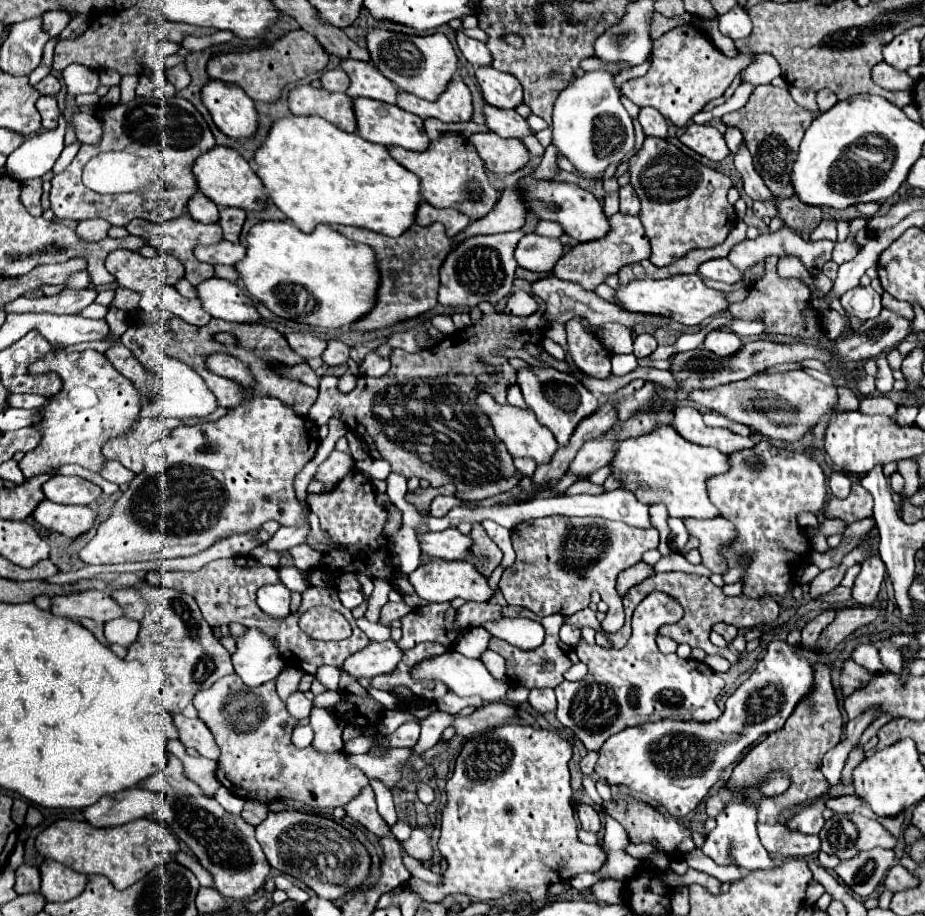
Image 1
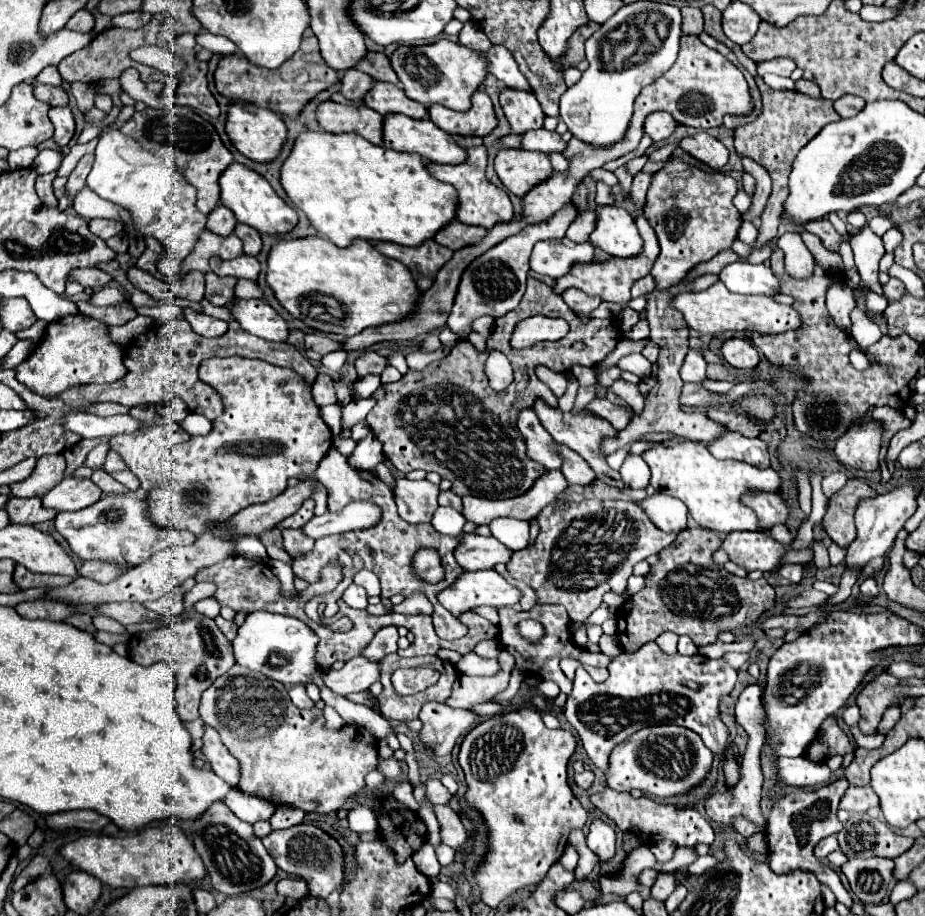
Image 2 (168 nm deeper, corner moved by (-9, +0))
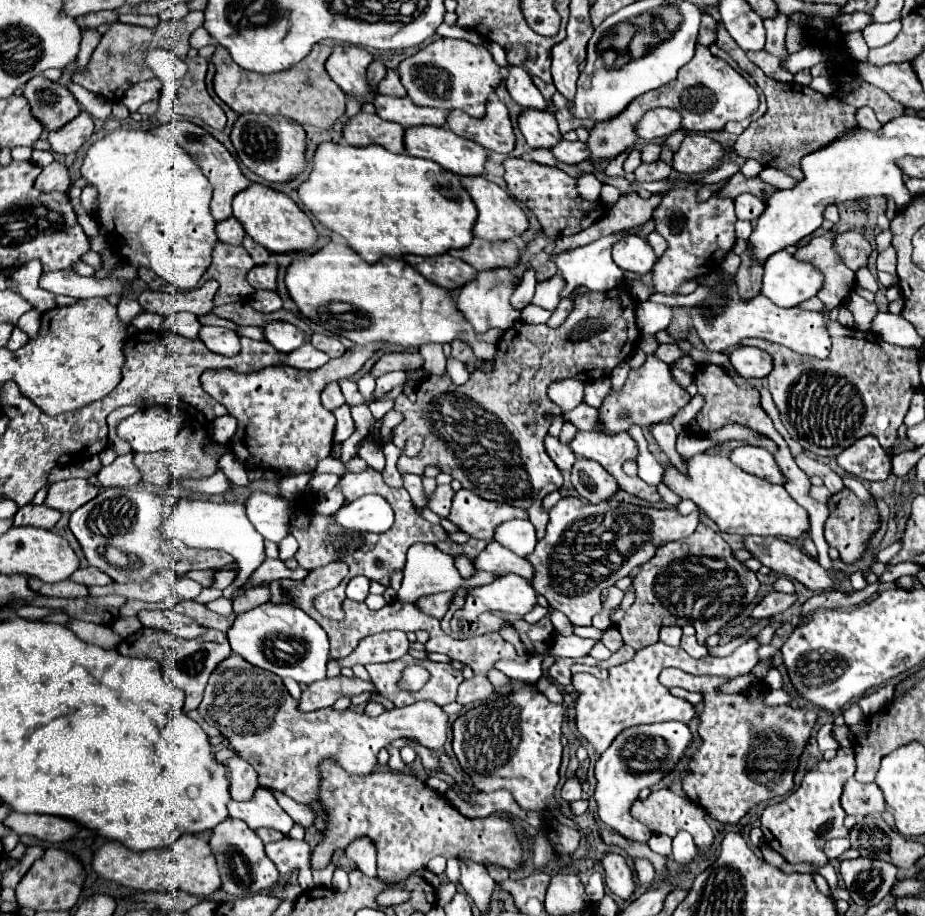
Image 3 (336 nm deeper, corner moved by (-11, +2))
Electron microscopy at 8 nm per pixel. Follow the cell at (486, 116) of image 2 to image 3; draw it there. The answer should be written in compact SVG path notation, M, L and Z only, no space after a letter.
M500 100L488 102L488 112L484 118L472 118L462 110L452 110L448 114L446 128L462 138L478 142L492 152L510 154L516 144L508 108Z

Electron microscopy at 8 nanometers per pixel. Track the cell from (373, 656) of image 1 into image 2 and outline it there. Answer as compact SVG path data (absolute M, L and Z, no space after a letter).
M356 656L344 664L342 670L324 670L324 684L340 696L352 692L368 690L376 680L380 680L380 664L364 656Z

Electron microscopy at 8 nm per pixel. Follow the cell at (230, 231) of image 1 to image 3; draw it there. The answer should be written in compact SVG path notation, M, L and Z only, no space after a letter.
M250 236L244 238L244 244L242 244L242 246L248 250L248 254L252 256L252 260L254 260L258 266L270 262L270 252L266 252L266 248L254 244L254 240L250 240Z

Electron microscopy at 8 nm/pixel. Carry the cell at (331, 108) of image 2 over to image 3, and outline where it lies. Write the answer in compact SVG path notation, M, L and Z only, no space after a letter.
M360 112L358 116L354 116L346 130L344 130L344 140L350 146L370 146L370 144L378 144L382 148L388 148L394 154L404 154L404 132L406 128L402 128L400 124L382 120L378 114L366 114Z

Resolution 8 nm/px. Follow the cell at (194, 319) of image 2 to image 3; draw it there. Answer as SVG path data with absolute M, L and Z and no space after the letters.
M202 326L200 330L202 342L206 348L220 356L236 356L240 352L240 338L232 330L216 328L216 326Z

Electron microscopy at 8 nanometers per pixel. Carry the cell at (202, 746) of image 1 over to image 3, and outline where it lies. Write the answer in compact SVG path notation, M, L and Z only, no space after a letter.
M234 754L226 766L230 768L230 792L234 800L252 800L258 790L258 772L238 754Z

